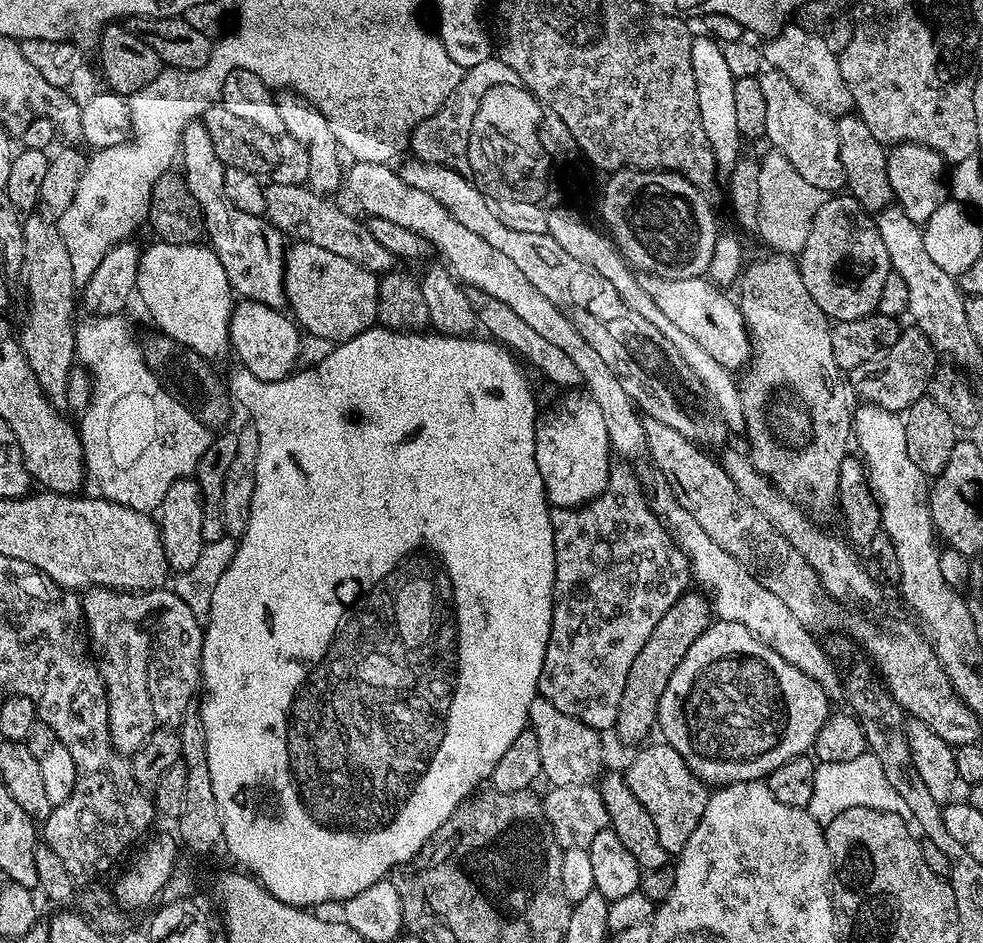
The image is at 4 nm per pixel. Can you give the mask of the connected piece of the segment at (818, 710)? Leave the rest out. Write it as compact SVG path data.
M717 619L709 624L707 630L696 639L694 646L690 646L690 650L686 650L686 658L682 658L682 662L678 662L674 674L670 674L670 682L666 682L666 690L662 690L656 719L658 732L664 735L661 736L663 743L674 746L674 750L678 750L678 754L682 756L686 766L690 766L690 770L695 776L709 786L723 786L743 780L764 780L771 772L778 770L778 766L782 766L782 762L790 762L790 758L805 755L818 738L818 730L824 728L824 724L829 718L828 700L830 700L829 693L824 691L822 685L814 678L802 674L802 670L798 670L798 666L790 666L790 662L786 662L786 658L782 658L770 646L762 643L754 633L746 630L746 626L742 626L738 622Z

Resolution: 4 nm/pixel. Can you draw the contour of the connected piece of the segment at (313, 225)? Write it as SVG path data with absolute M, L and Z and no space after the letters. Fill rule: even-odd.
M271 182L264 184L266 208L264 216L285 237L296 242L322 246L322 250L330 250L330 254L339 254L342 258L350 258L358 266L377 274L393 271L397 267L398 258L378 238L370 234L365 221L355 220L348 212L338 208L327 195L313 192L311 188L295 184L282 186Z

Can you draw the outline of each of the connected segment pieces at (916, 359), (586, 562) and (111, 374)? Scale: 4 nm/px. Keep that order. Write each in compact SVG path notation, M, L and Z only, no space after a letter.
M908 326L901 331L900 340L879 360L851 369L852 388L865 404L897 414L907 413L908 408L929 391L932 375L938 367L938 353L919 328Z
M616 467L609 471L608 489L601 496L596 497L589 504L583 505L579 510L556 510L552 512L554 554L556 555L556 577L552 591L552 629L548 639L548 649L542 662L538 692L554 706L558 706L558 710L562 710L562 714L570 714L581 720L586 726L597 730L615 729L618 706L622 702L622 690L626 690L626 677L630 674L630 666L634 666L634 658L638 658L642 646L646 646L650 634L654 634L654 626L658 626L662 614L666 614L666 610L670 610L670 606L674 606L674 602L678 602L678 598L689 591L690 588L690 565L687 555L670 535L669 529L662 523L661 517L657 513L656 516L652 513L647 498L640 493L640 484L636 481L635 474L628 468Z
M123 315L118 316L96 316L95 318L84 318L84 320L75 327L76 329L76 359L82 365L89 364L92 367L92 376L96 381L92 384L92 401L88 404L88 413L81 418L78 423L78 431L80 441L84 447L84 466L87 475L94 483L100 487L99 495L105 500L113 500L115 504L121 504L127 508L133 506L148 506L144 504L152 504L158 506L166 498L166 490L170 490L170 486L176 480L183 480L189 474L195 473L198 462L202 458L202 454L206 454L206 450L210 446L210 442L214 439L213 433L202 421L192 412L192 409L184 403L183 399L171 396L169 389L165 387L159 376L150 370L150 366L144 361L144 349L132 337L132 328L124 321Z

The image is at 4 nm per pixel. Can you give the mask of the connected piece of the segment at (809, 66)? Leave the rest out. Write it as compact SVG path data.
M785 26L765 44L768 45L762 48L763 63L790 78L793 86L810 102L814 102L814 106L833 118L853 111L852 95L842 78L840 57L837 52L826 47L820 32L807 32L799 26Z

